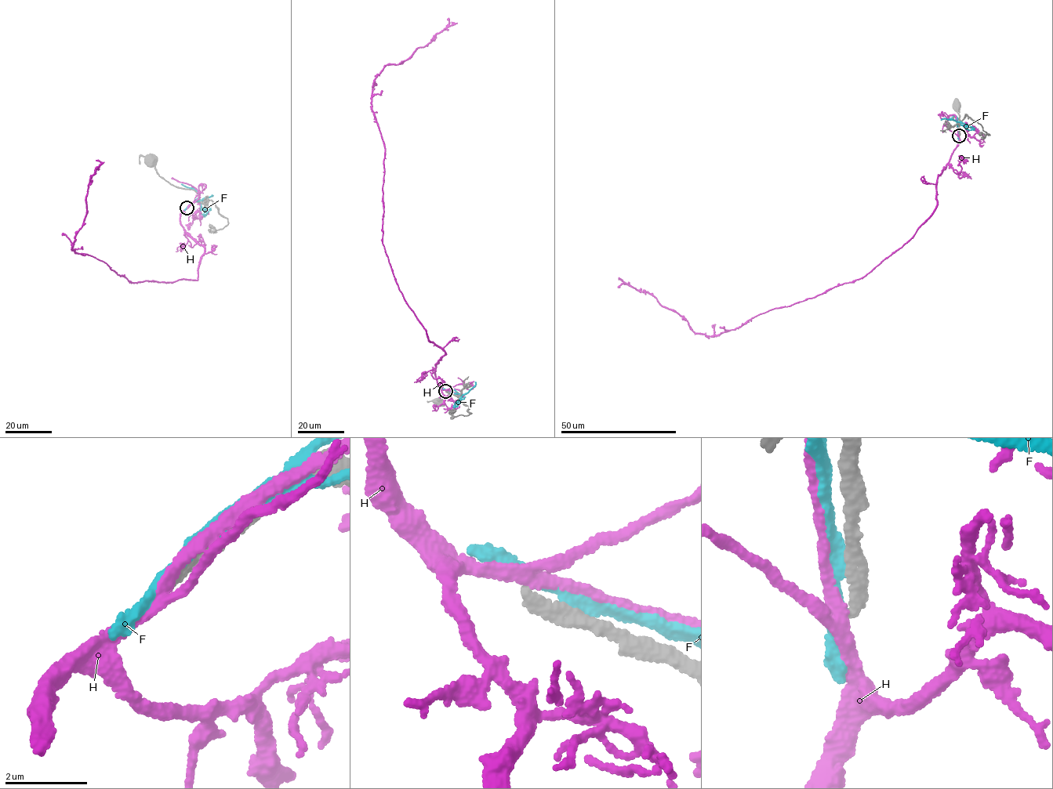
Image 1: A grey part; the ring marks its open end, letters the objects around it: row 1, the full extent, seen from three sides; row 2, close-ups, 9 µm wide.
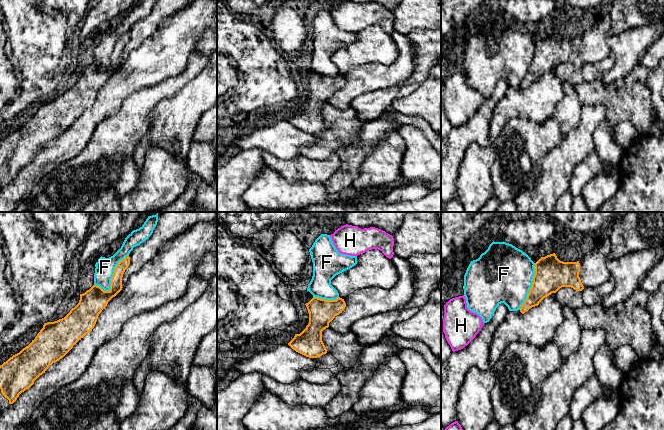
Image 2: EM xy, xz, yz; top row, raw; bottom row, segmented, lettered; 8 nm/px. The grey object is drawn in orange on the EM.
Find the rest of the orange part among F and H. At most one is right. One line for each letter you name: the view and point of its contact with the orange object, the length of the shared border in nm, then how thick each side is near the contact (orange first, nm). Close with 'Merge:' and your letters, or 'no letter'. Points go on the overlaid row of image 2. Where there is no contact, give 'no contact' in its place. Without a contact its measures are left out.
Merge: no letter

